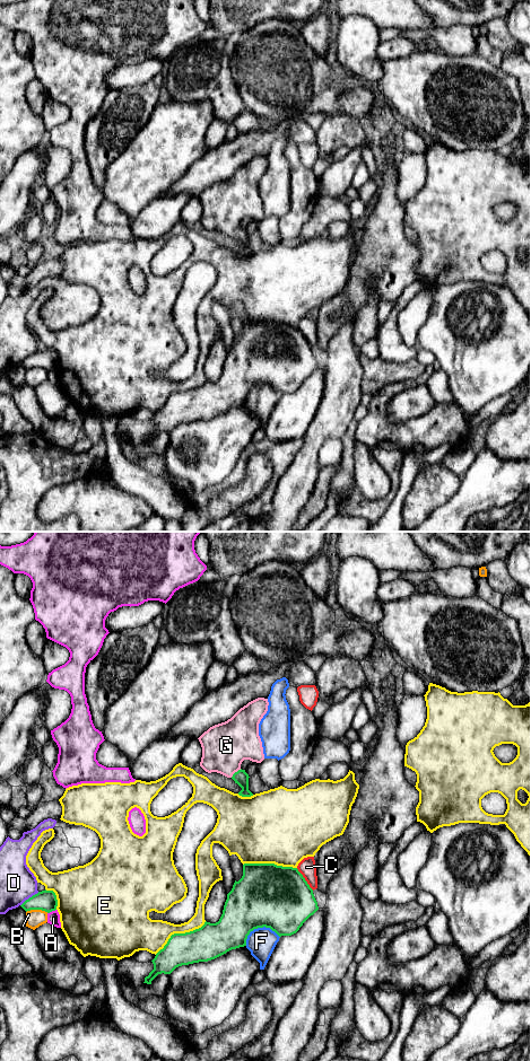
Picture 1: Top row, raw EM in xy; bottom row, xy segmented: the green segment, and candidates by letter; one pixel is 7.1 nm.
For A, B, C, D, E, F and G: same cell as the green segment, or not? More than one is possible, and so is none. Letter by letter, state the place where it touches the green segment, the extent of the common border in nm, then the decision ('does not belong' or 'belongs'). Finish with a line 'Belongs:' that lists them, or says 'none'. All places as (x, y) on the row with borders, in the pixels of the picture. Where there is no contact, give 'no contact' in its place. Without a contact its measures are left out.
A: meets green in xy at (51, 911); contact 70 nm long; does not belong
B: meets green in xy at (37, 909); contact 160 nm long; does not belong
C: meets green in xy at (304, 879); contact 200 nm long; does not belong
D: meets green in xy at (29, 897); contact 170 nm long; does not belong
E: meets green in xy at (179, 934); contact 440 nm long; does not belong
F: meets green in xy at (258, 927); contact 260 nm long; does not belong
G: meets green in xy at (235, 772); contact 100 nm long; belongs
Belongs: G

